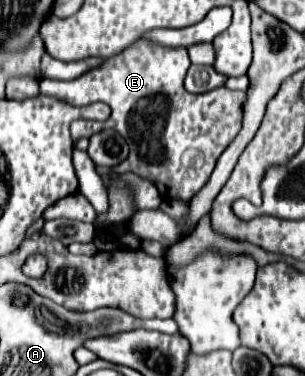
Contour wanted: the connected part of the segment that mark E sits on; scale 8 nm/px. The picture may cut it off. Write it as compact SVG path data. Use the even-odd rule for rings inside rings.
M137 39L119 55L103 61L73 81L41 79L41 93L65 99L75 107L103 101L111 107L107 121L77 119L71 127L73 142L103 129L117 129L125 135L129 157L119 169L137 169L137 175L155 183L161 197L181 197L189 201L209 179L219 155L235 139L243 121L243 91L219 87L193 95L185 91L183 79L191 61L185 47L163 47Z

